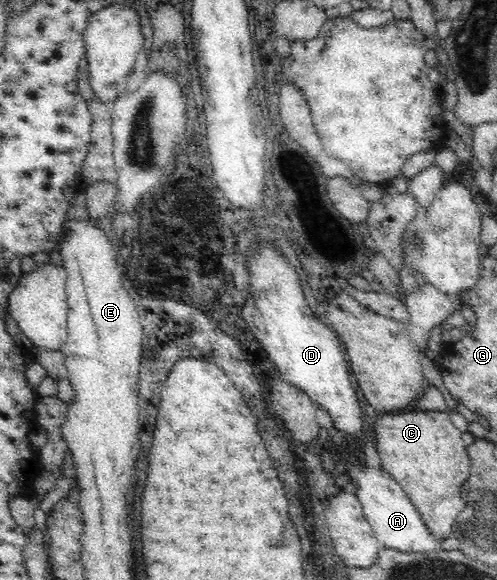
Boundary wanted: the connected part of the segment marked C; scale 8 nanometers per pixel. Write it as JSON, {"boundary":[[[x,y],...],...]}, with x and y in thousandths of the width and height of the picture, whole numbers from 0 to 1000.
{"boundary":[[[831,705],[765,712],[753,747],[767,803],[837,869],[861,917],[885,934],[907,924],[913,898],[938,869],[926,859],[926,838],[942,828],[946,793],[930,745],[909,731],[905,712]]]}

